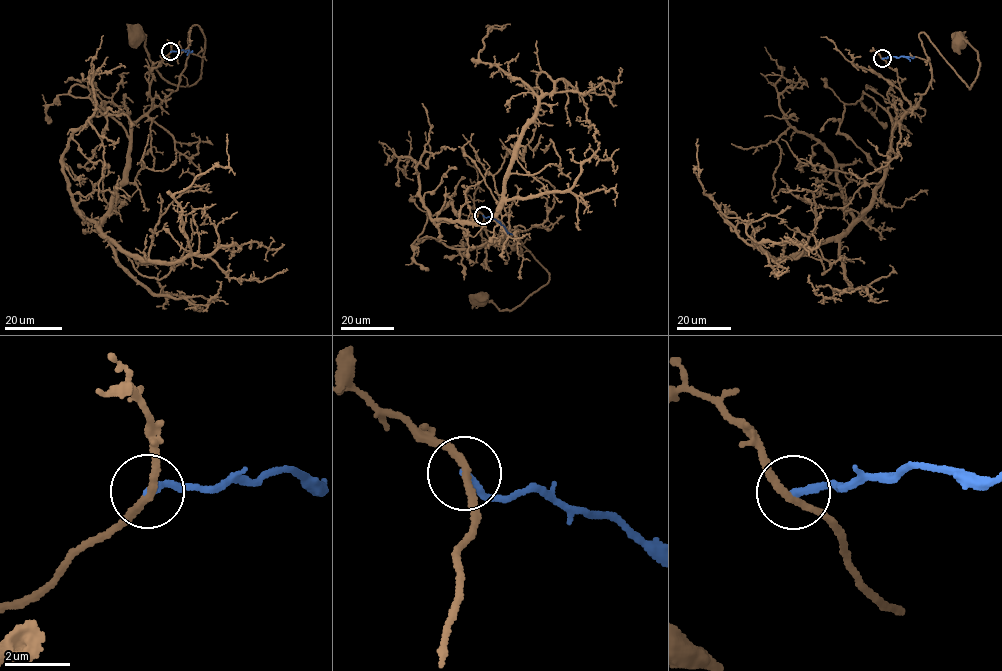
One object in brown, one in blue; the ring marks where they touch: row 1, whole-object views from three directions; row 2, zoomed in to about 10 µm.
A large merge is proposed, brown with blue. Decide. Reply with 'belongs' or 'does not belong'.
does not belong

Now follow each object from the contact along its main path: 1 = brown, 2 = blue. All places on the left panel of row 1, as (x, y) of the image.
1: (170, 51), (149, 70), (156, 105), (176, 91), (189, 31), (203, 34), (189, 86), (163, 77), (136, 36)
2: (170, 51), (193, 50)

